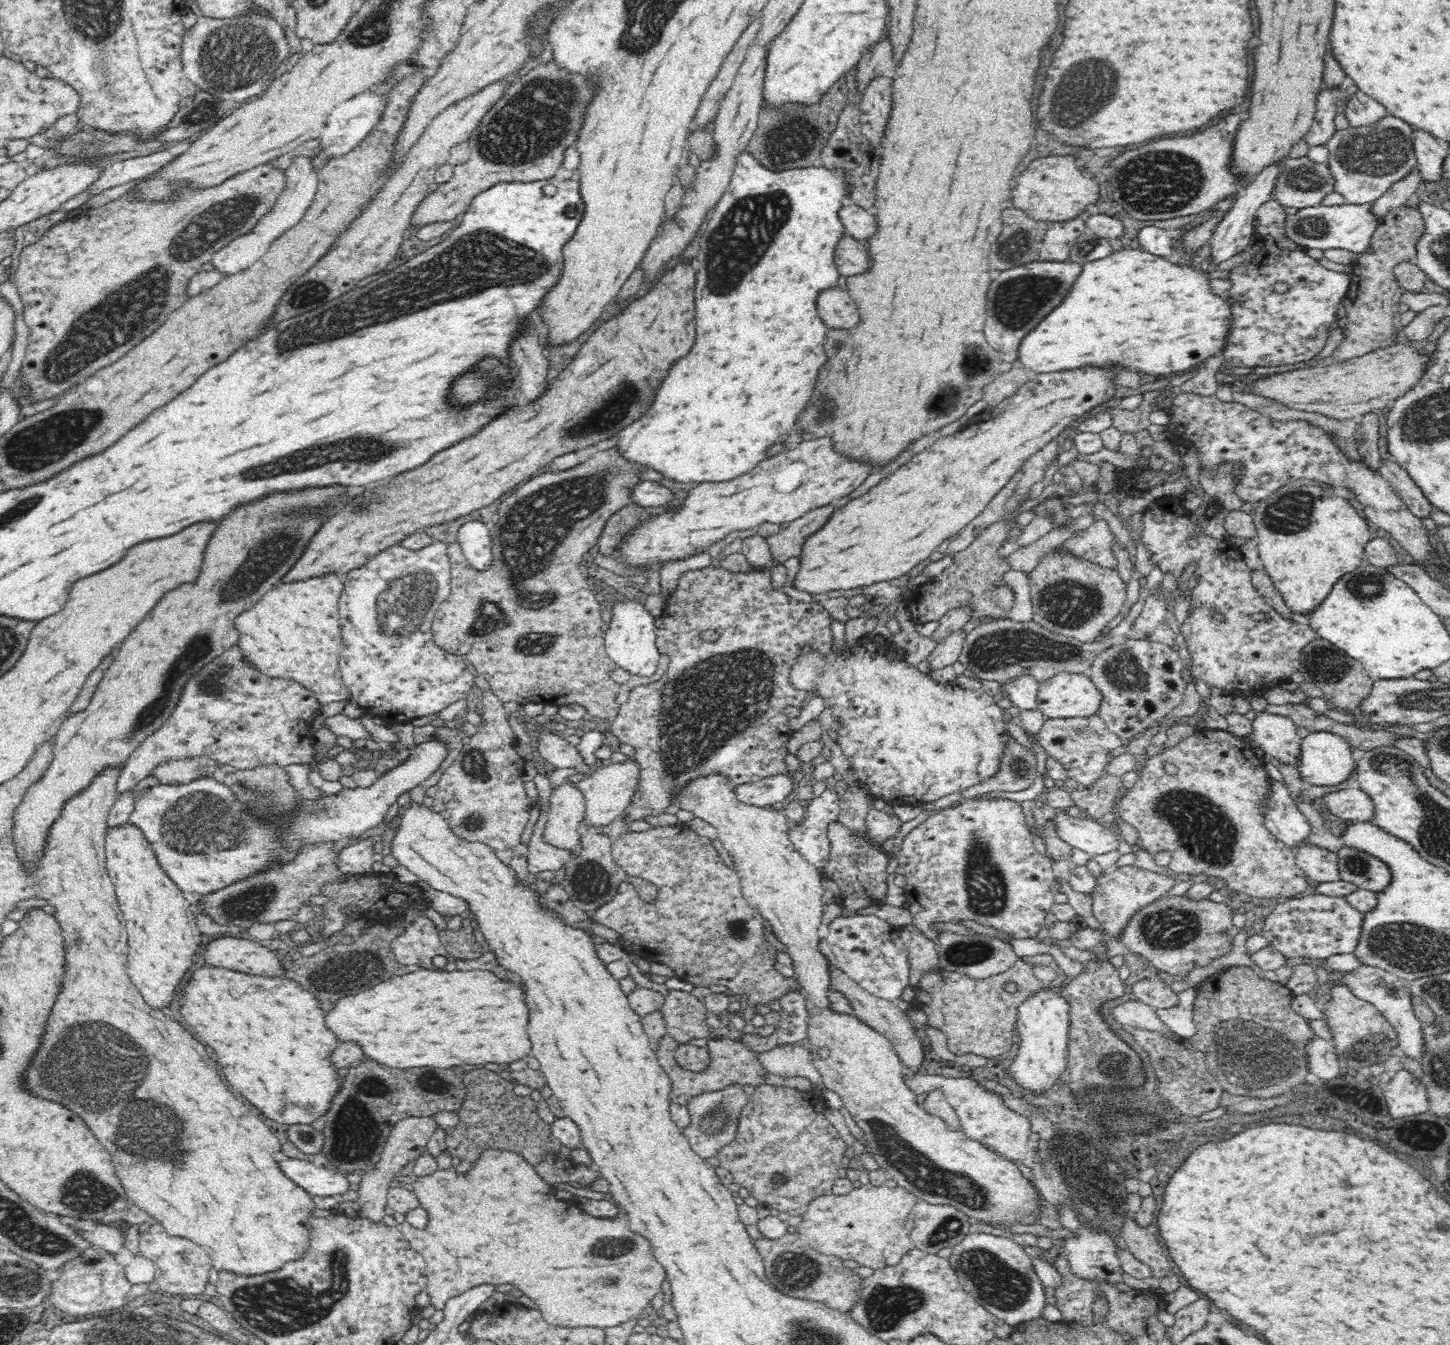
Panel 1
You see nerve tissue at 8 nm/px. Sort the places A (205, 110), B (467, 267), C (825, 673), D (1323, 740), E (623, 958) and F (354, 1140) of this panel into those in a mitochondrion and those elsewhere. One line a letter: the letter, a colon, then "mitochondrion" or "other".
A: mitochondrion
B: mitochondrion
C: mitochondrion
D: other
E: other
F: mitochondrion

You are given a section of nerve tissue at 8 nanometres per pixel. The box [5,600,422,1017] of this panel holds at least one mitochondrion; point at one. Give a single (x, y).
(200, 824)

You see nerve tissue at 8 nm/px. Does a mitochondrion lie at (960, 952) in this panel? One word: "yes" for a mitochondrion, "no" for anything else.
yes

